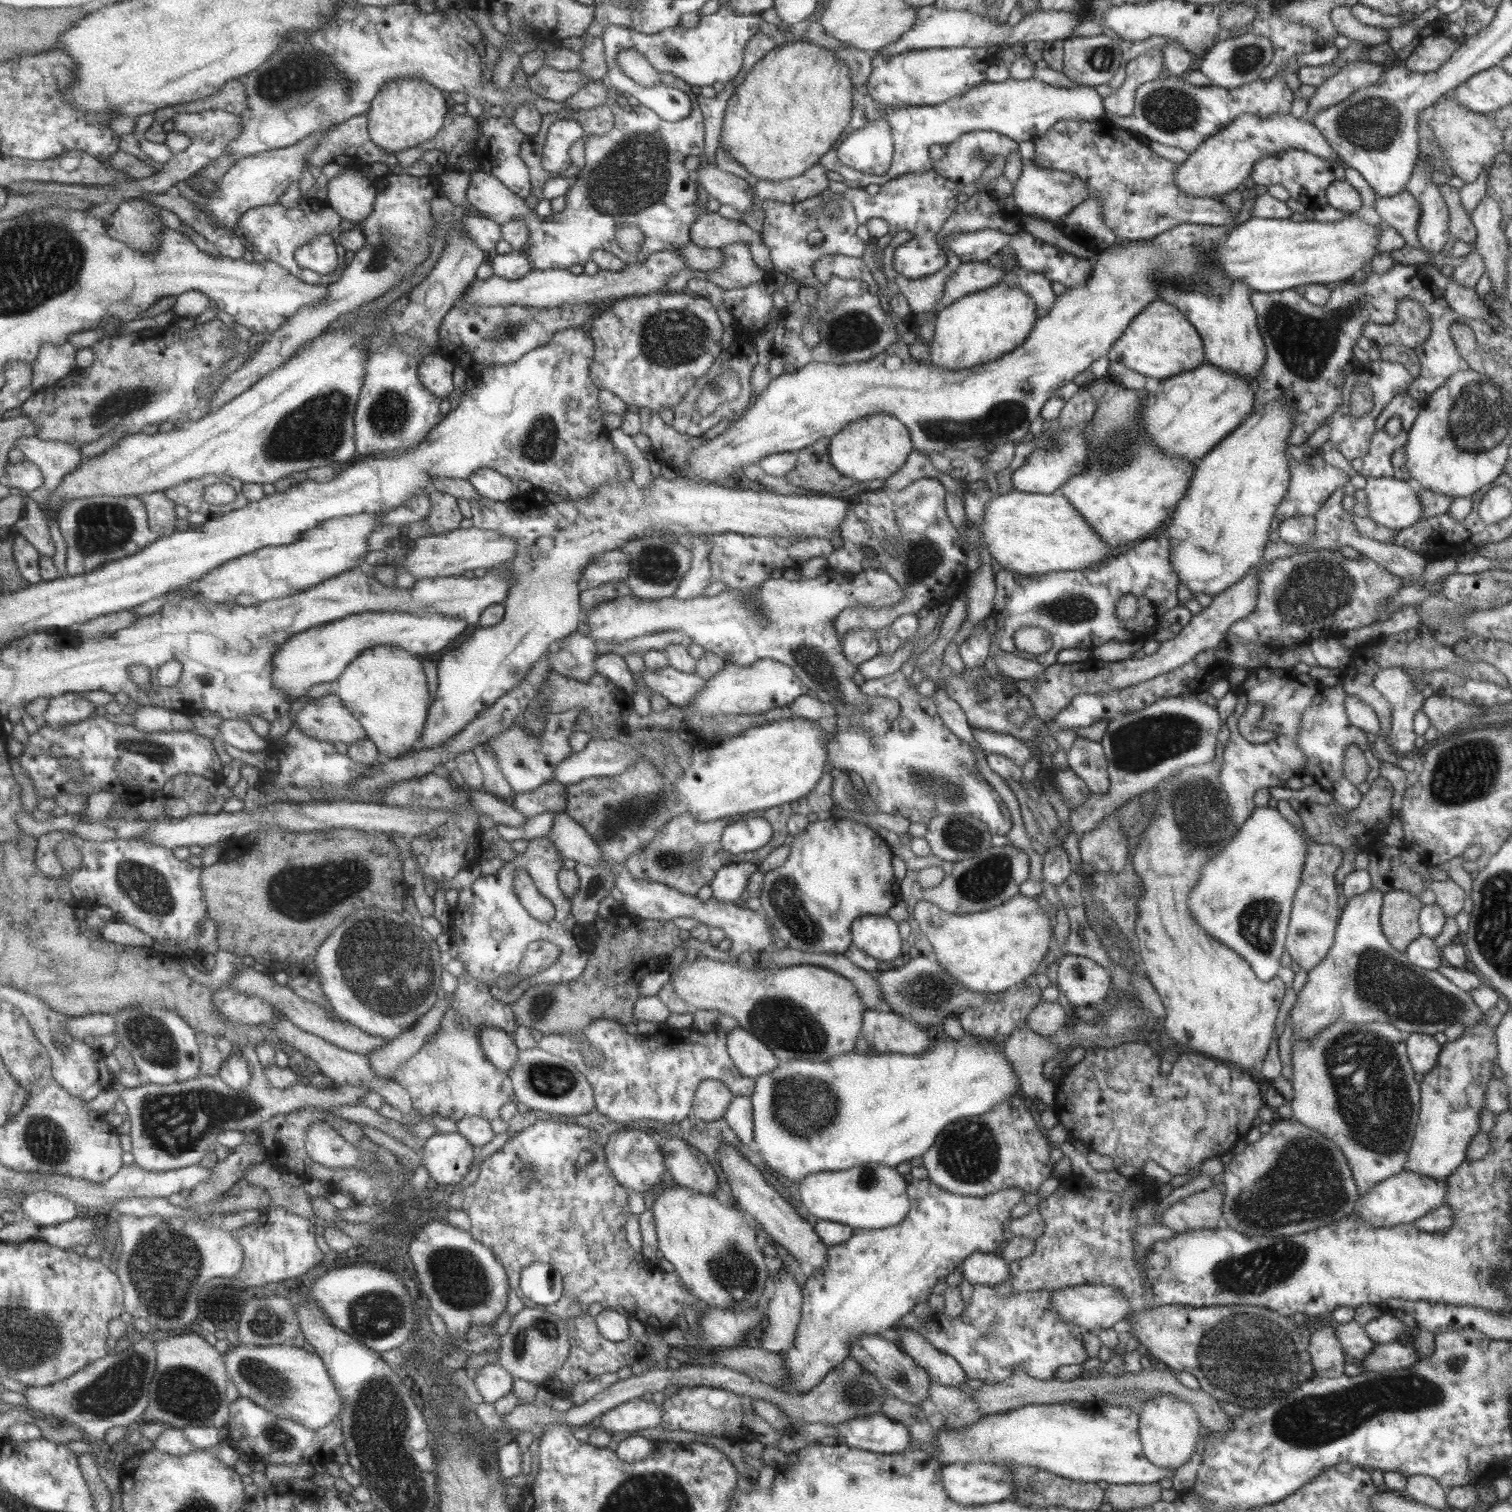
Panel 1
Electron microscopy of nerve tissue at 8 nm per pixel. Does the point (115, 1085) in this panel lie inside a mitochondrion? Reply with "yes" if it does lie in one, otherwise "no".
no

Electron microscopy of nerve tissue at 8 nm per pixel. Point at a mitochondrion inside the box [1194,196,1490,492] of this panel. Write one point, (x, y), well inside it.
(1305, 343)

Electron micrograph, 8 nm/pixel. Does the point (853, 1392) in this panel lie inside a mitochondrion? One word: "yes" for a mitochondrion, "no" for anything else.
yes

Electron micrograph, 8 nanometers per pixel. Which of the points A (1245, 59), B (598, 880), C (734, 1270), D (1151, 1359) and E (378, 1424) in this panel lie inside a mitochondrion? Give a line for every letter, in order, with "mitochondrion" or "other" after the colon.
A: mitochondrion
B: mitochondrion
C: mitochondrion
D: other
E: mitochondrion

